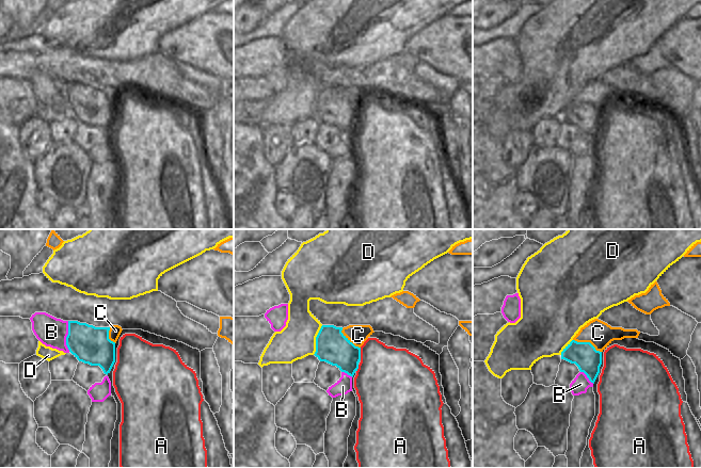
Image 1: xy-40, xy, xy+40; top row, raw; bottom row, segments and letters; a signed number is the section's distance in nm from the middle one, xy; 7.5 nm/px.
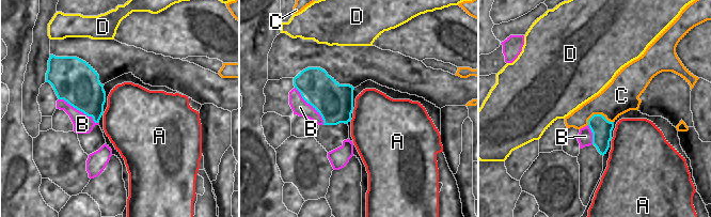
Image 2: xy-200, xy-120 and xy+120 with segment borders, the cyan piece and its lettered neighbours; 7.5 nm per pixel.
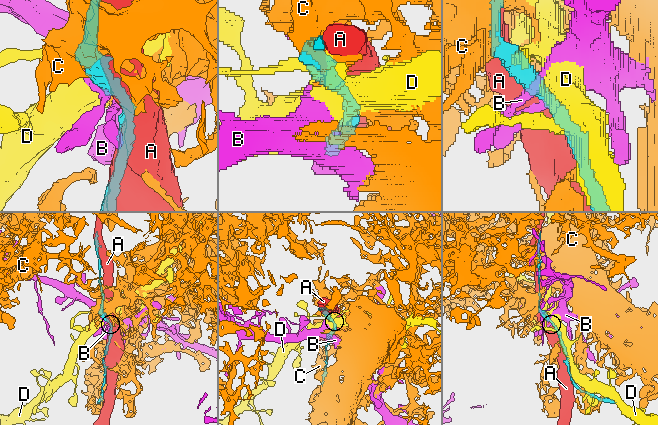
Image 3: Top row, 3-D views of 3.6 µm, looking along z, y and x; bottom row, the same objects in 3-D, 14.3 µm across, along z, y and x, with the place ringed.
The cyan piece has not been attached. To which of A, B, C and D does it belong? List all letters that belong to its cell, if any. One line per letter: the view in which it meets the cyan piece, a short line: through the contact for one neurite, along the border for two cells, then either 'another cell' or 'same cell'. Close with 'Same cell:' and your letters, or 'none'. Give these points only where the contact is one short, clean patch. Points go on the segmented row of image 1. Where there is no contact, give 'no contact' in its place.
A: xy | same cell
B: xy-40 | another cell
C: xy+40 | another cell
D: xy | another cell
Same cell: A

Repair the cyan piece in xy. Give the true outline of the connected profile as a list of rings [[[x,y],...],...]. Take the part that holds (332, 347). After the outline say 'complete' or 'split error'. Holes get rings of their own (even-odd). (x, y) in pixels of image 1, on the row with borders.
[[[322,325],[316,337],[315,356],[320,361],[336,366],[352,376],[359,369],[361,348],[355,346],[342,333],[342,327]]]; complete

